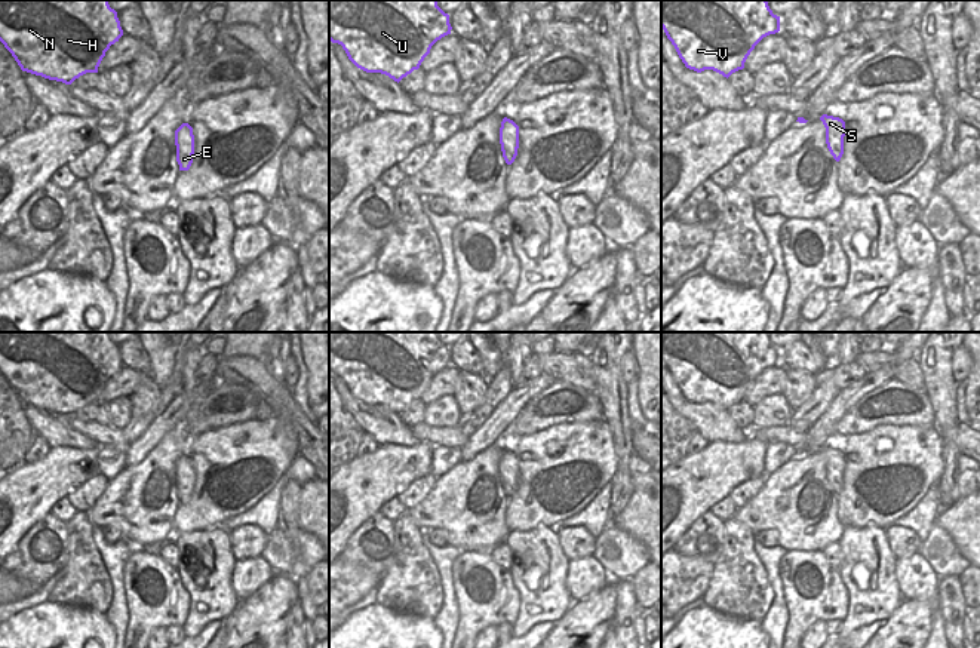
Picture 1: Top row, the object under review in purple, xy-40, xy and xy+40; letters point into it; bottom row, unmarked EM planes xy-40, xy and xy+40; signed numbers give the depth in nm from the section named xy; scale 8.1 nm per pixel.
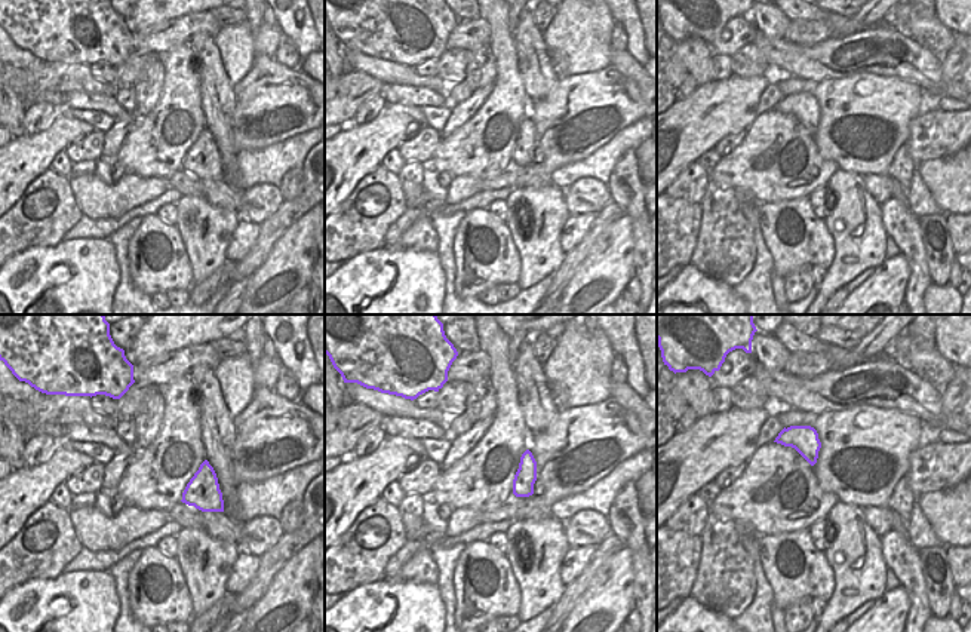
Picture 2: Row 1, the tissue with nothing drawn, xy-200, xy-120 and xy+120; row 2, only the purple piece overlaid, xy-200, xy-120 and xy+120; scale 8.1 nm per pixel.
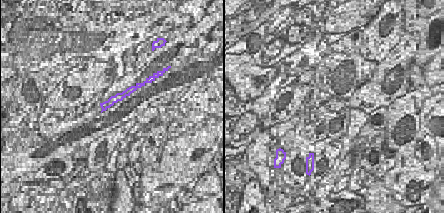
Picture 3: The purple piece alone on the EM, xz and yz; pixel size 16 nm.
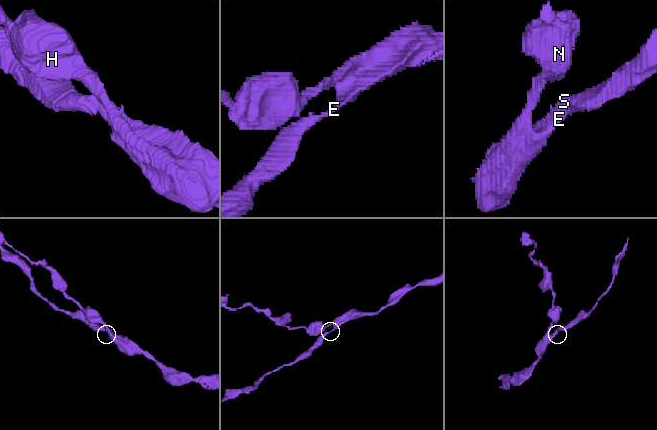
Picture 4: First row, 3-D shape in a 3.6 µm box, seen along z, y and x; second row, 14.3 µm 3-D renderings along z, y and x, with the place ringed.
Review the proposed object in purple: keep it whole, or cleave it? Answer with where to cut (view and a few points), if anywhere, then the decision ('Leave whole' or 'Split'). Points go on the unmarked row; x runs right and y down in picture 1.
No split. Leave whole.

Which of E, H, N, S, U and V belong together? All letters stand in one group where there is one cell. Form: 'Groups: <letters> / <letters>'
Groups: E H N S U V.

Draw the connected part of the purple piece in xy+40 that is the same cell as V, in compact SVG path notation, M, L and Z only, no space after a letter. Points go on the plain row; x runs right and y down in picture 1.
M661 332L661 360L686 400L697 405L713 402L728 411L744 400L747 389L764 369L780 363L780 348L772 346L767 332Z

